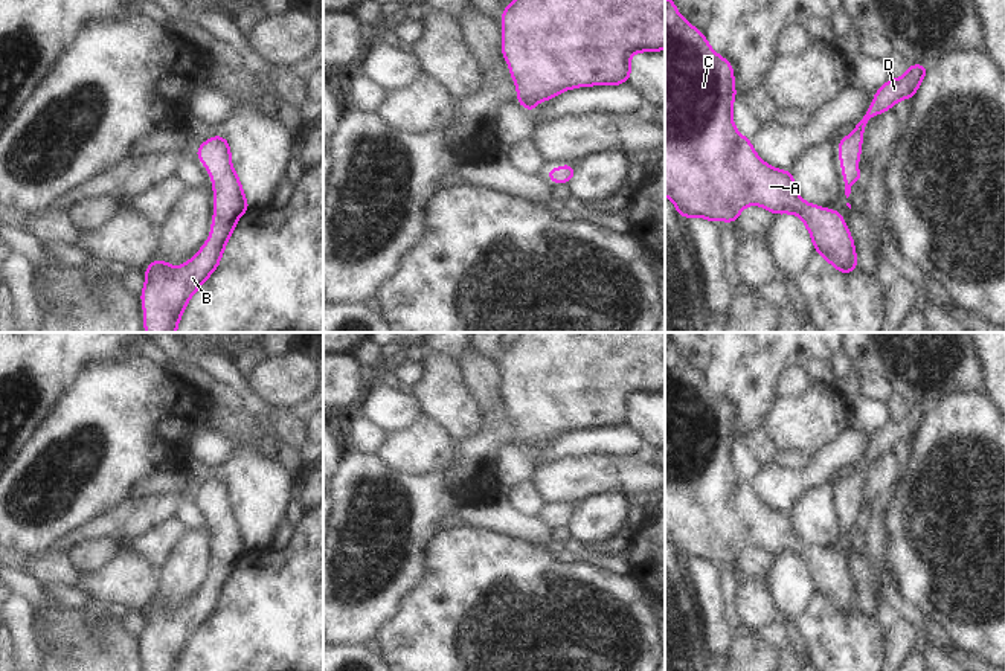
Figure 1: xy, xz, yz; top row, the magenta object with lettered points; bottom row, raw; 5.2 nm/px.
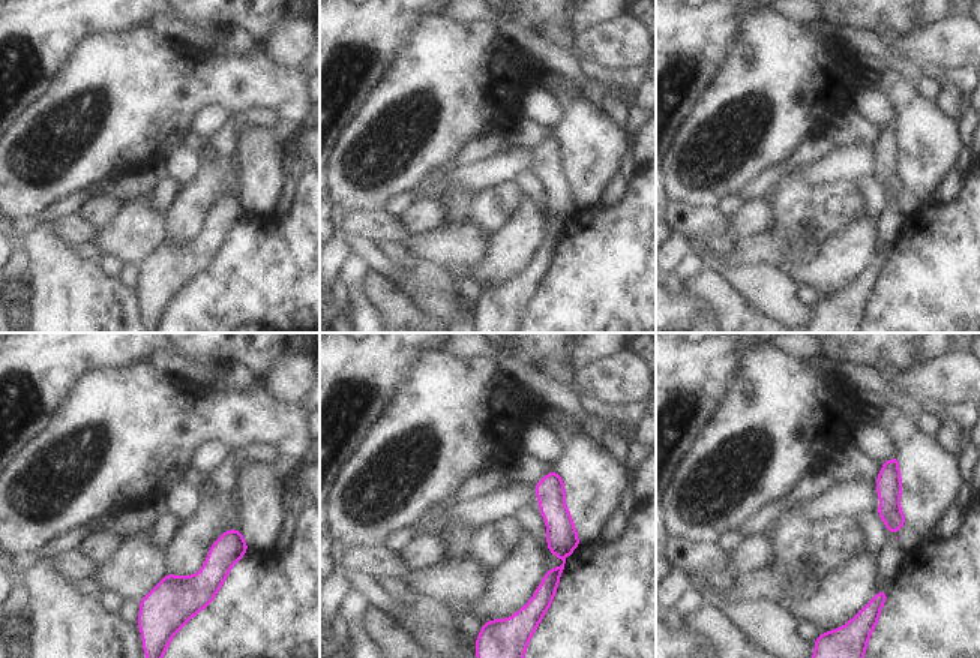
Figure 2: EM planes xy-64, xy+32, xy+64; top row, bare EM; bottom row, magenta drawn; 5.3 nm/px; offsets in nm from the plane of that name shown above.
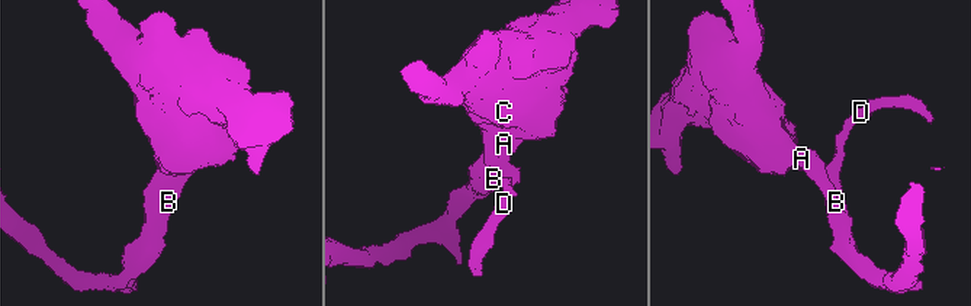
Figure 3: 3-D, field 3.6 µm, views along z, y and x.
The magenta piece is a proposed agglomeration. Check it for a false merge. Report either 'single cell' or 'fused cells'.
single cell

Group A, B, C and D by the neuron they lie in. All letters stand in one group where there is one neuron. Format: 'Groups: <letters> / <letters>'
Groups: A B C D.

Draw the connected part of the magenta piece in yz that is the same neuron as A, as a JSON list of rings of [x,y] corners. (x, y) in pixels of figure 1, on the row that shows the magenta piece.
[[[665,0],[665,195],[683,220],[700,217],[732,224],[749,204],[773,215],[796,214],[808,229],[814,250],[837,271],[852,273],[857,253],[843,215],[804,201],[791,171],[773,168],[758,157],[750,139],[741,136],[732,120],[735,98],[730,63],[712,50],[705,35],[679,14],[673,0]]]

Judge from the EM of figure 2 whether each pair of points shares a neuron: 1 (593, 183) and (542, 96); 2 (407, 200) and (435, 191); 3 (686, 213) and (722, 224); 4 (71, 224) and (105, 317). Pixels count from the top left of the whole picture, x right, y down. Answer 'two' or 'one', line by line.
1: two
2: one
3: one
4: two

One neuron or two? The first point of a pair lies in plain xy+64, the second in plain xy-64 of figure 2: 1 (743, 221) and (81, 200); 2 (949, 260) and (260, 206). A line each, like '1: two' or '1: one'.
1: two
2: two

